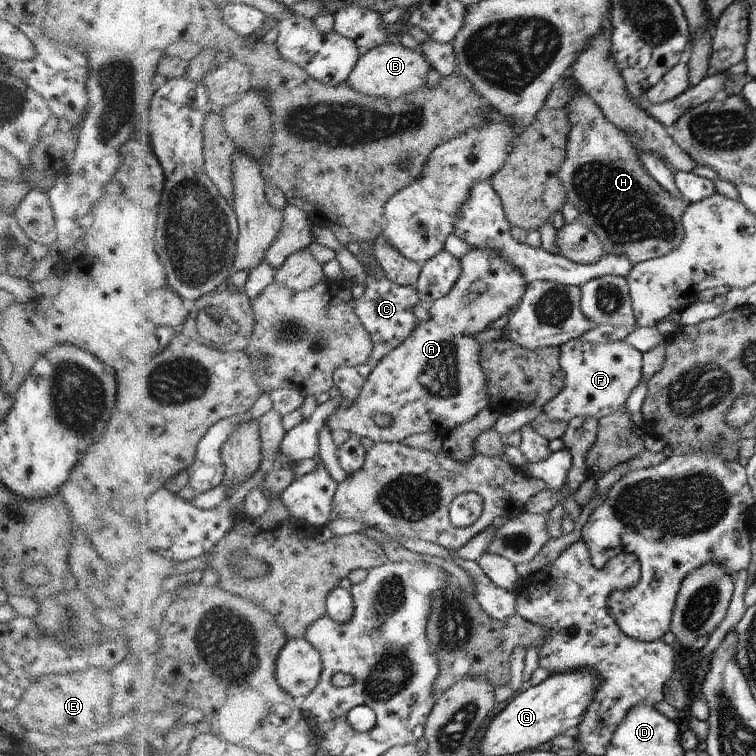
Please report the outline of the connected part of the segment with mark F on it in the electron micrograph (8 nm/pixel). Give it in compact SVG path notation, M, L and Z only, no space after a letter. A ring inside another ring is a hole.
M572 339L560 346L559 364L565 372L562 390L542 406L550 420L570 422L574 417L604 419L625 406L632 390L644 375L644 354L626 340L592 344L588 340Z

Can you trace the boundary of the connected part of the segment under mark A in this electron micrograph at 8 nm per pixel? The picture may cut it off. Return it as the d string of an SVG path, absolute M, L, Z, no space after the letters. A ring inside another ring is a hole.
M470 247L470 252L466 252L466 256L460 262L461 278L457 280L453 290L444 298L435 300L427 306L428 319L418 320L414 332L378 364L364 386L360 398L348 410L336 409L336 412L330 415L328 427L331 430L347 430L352 436L371 438L376 443L401 443L407 436L438 430L438 424L442 430L450 430L460 422L474 418L474 414L478 414L484 406L488 406L484 388L488 380L480 366L483 343L475 338L475 334L486 330L490 323L506 316L514 306L517 306L525 296L528 283L520 270L508 264L498 254L498 250ZM380 412L391 417L392 423L389 427L379 427L376 424L374 416Z

